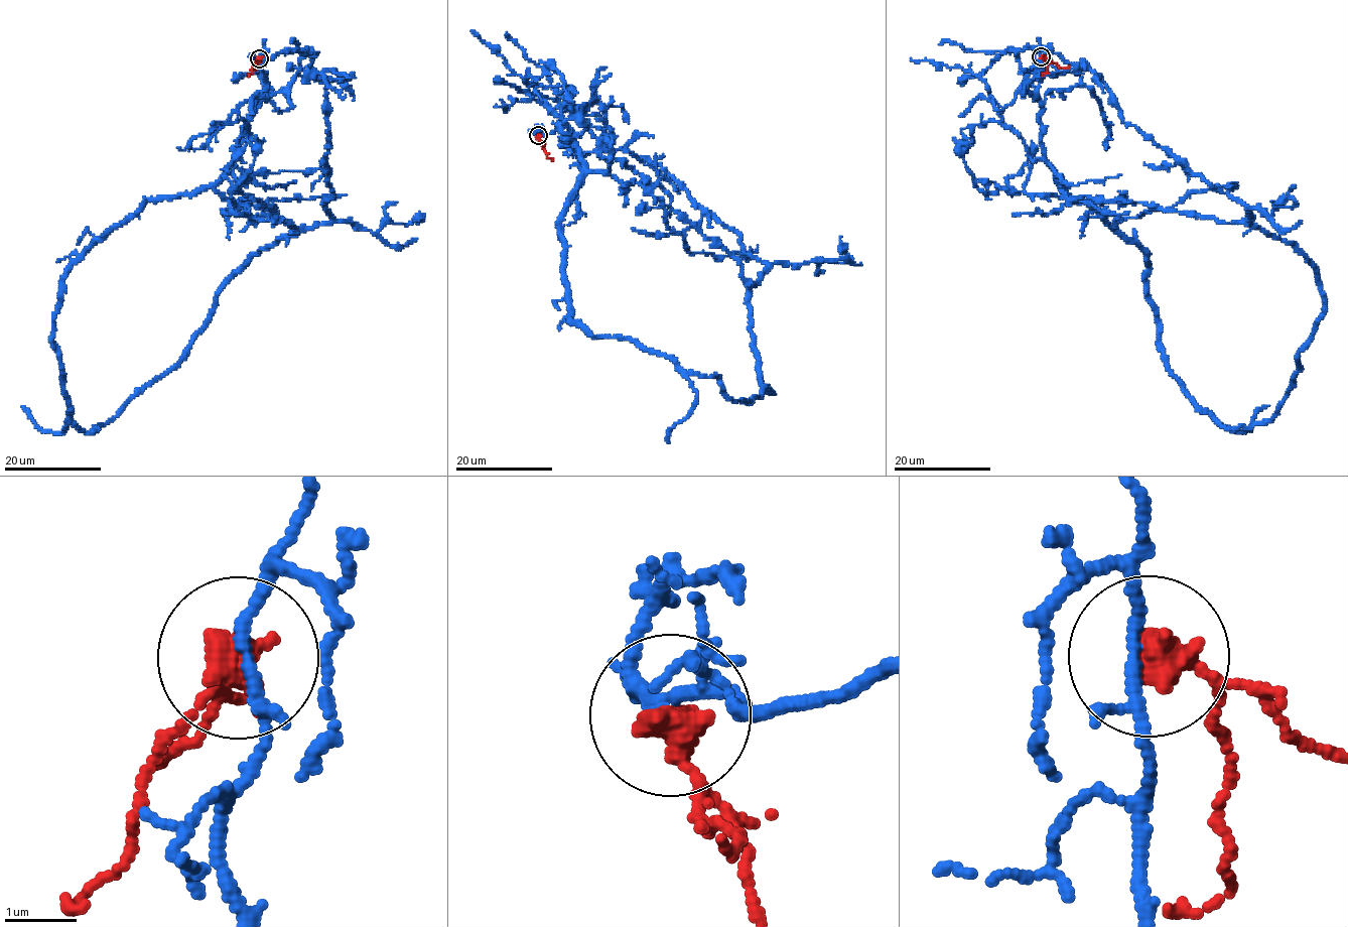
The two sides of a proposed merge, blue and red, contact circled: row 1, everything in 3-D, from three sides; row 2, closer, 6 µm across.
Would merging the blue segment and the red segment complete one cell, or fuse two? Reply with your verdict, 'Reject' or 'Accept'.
Reject

